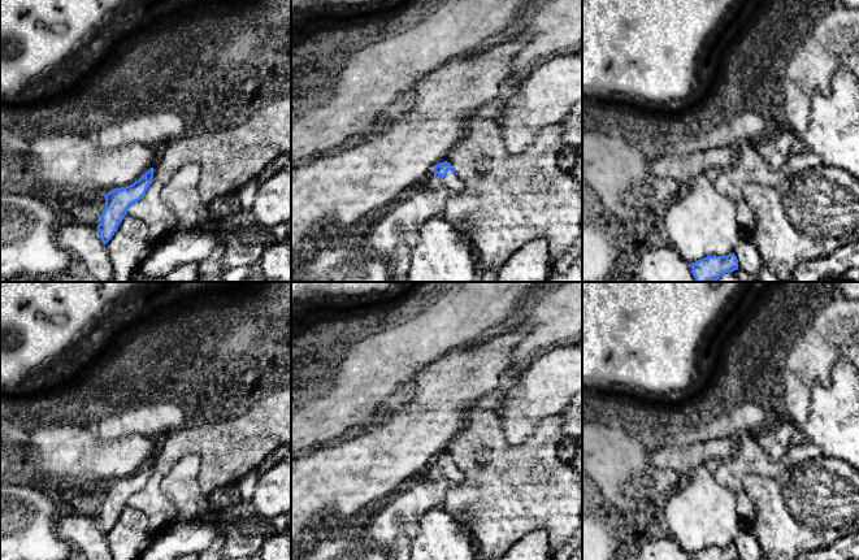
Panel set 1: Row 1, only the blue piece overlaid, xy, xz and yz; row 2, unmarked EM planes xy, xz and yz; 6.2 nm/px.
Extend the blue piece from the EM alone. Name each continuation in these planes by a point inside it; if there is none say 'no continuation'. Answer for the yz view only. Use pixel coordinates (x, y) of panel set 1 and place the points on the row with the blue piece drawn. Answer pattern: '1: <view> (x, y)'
1: yz (775, 148)

